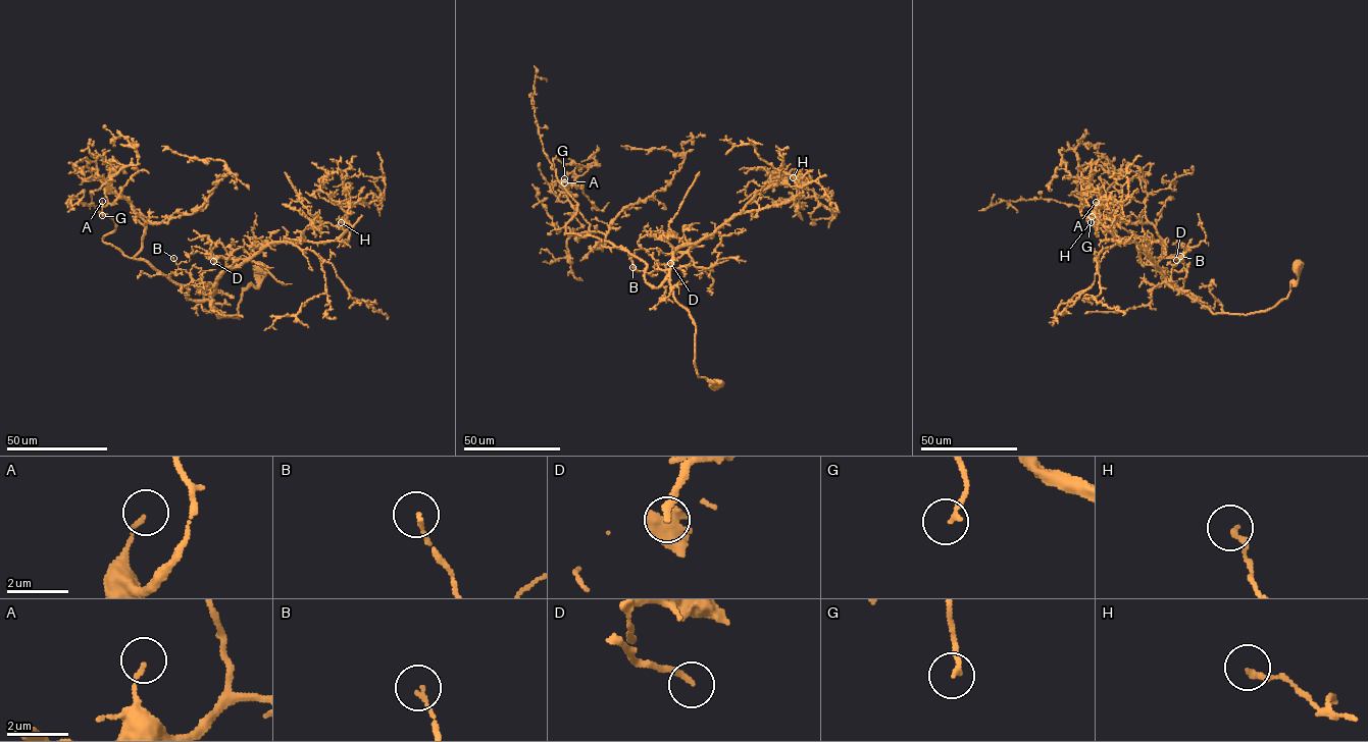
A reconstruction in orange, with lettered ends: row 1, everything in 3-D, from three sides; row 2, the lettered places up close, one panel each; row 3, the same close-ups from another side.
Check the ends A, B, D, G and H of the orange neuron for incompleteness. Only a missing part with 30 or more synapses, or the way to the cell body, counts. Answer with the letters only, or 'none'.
D, G

